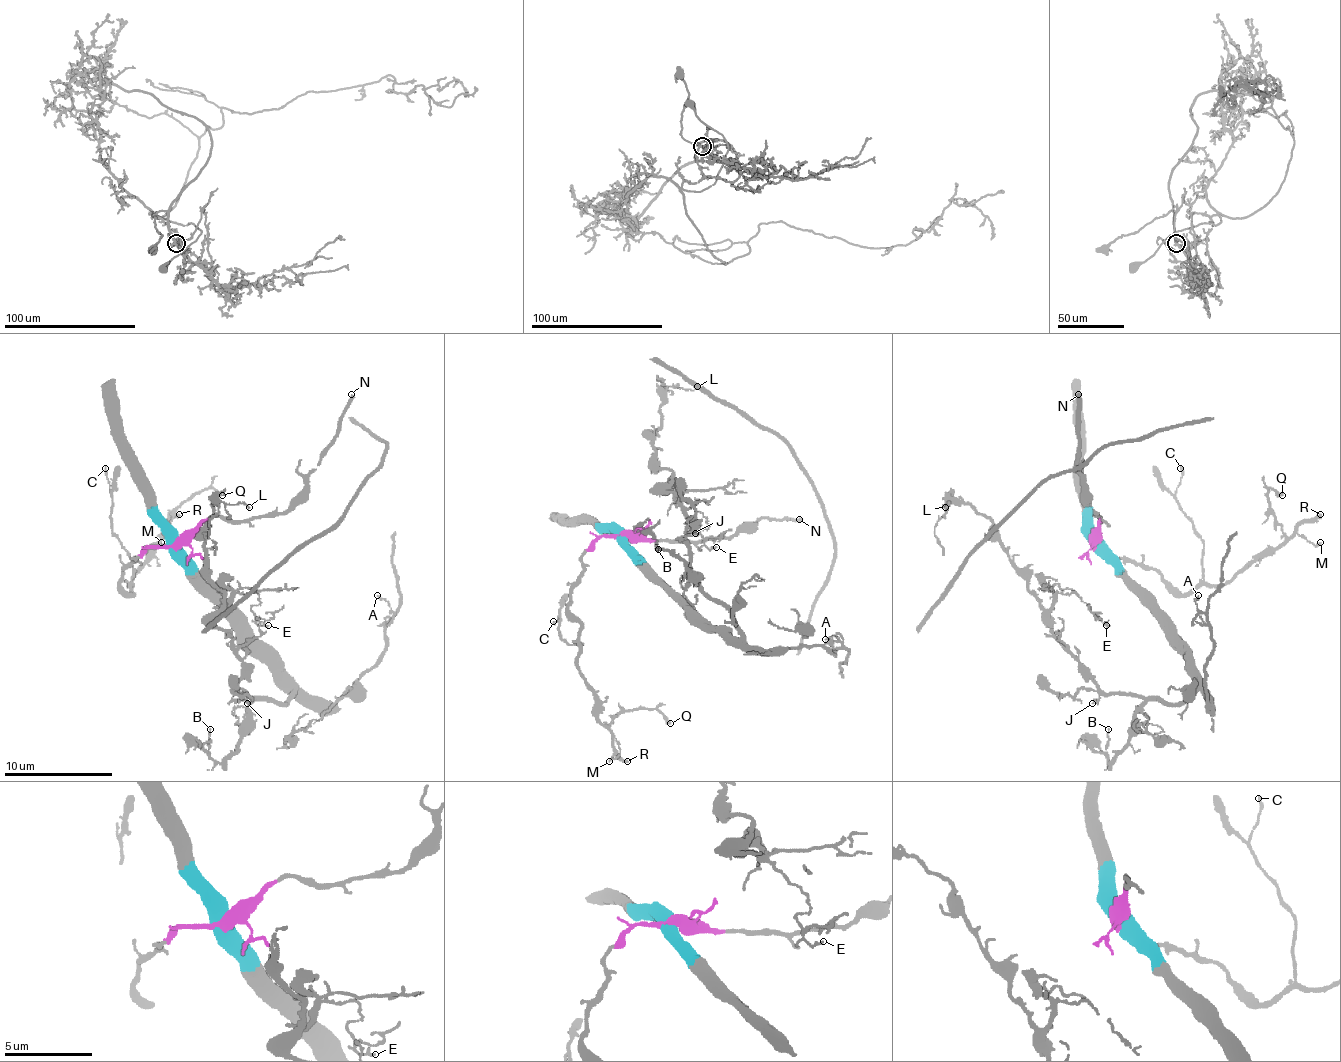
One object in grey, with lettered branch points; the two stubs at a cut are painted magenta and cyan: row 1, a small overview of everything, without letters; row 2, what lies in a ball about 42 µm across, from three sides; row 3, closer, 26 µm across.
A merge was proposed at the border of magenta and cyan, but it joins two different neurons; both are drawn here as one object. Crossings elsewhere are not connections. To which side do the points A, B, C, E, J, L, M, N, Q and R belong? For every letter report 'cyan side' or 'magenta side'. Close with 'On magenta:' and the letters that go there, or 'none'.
A: cyan side
B: cyan side
C: magenta side
E: cyan side
J: cyan side
L: cyan side
M: magenta side
N: magenta side
Q: magenta side
R: magenta side
On magenta: C, M, N, Q, R

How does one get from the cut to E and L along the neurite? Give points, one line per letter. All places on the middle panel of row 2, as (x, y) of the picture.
E: (622, 534), (709, 626), (739, 637), (703, 591), (690, 517), (665, 490), (703, 515), (698, 531), (717, 547)
L: (622, 534), (709, 626), (741, 632), (690, 564), (690, 517), (657, 466), (663, 392), (698, 387)

